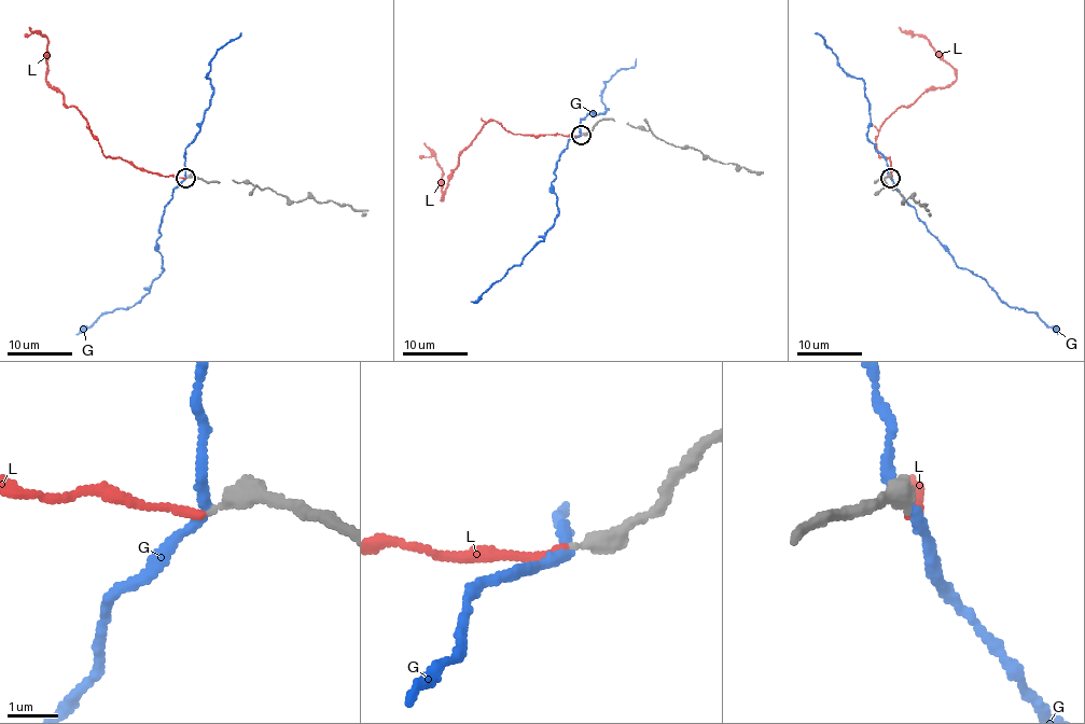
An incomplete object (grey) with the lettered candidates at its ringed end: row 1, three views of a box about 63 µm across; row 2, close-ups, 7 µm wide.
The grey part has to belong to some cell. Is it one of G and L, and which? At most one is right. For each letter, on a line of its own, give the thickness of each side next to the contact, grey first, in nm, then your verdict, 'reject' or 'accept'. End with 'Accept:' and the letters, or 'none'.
G: 360/200 nm | reject
L: 340/150 nm | accept
Accept: L

